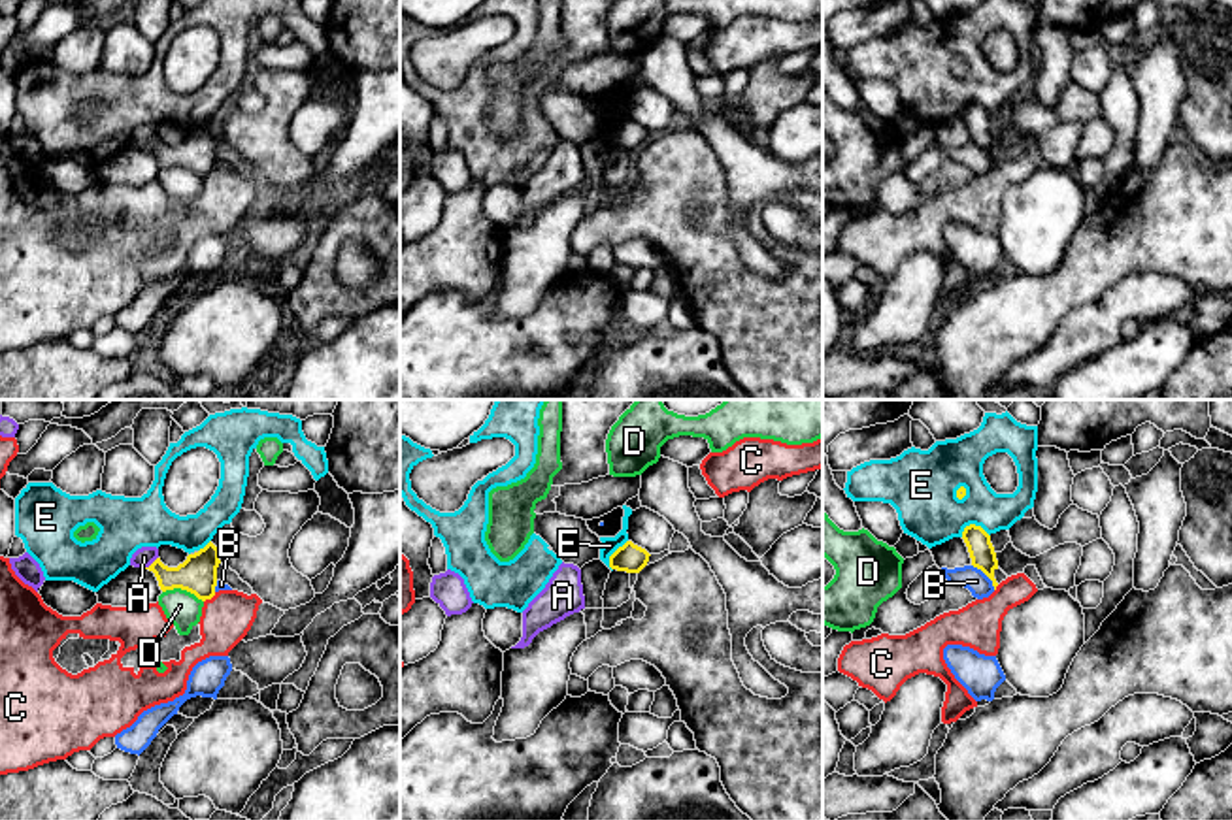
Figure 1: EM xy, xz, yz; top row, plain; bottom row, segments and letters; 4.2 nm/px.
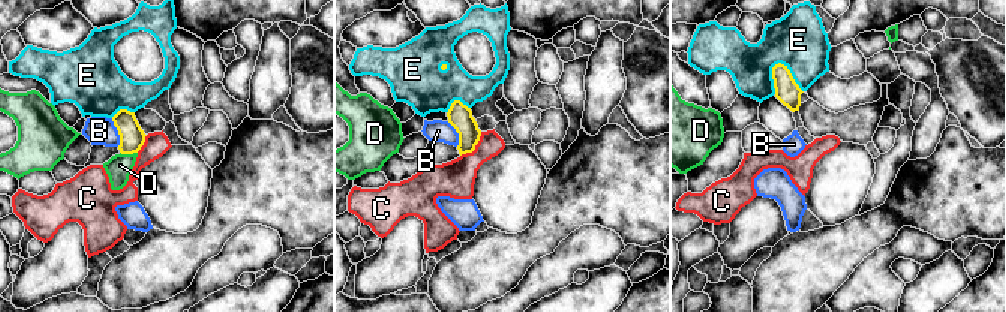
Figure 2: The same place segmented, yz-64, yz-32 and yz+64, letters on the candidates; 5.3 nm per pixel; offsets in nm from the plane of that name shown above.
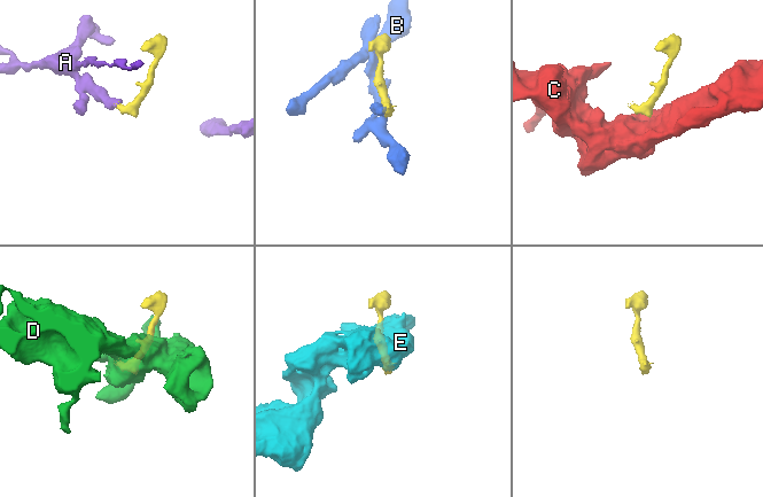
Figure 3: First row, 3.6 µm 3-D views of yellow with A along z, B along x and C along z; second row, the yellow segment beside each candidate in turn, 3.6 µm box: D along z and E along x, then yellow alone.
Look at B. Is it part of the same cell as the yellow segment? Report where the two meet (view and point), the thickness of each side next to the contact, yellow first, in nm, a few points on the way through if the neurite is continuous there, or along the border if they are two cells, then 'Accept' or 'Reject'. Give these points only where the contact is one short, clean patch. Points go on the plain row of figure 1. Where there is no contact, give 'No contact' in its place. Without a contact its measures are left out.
Touches yellow at yz (985, 151). Thickness 110 nm (yellow) against 100 nm. Boundary: yz (972, 142), (995, 166). Reject

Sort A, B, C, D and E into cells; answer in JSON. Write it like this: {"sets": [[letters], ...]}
{"sets": [["A"], ["B"], ["C"], ["D"], ["E"]]}

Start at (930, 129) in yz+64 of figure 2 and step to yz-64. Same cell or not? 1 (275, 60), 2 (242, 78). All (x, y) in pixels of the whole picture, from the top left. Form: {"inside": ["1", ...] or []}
{"inside": ["1"]}

